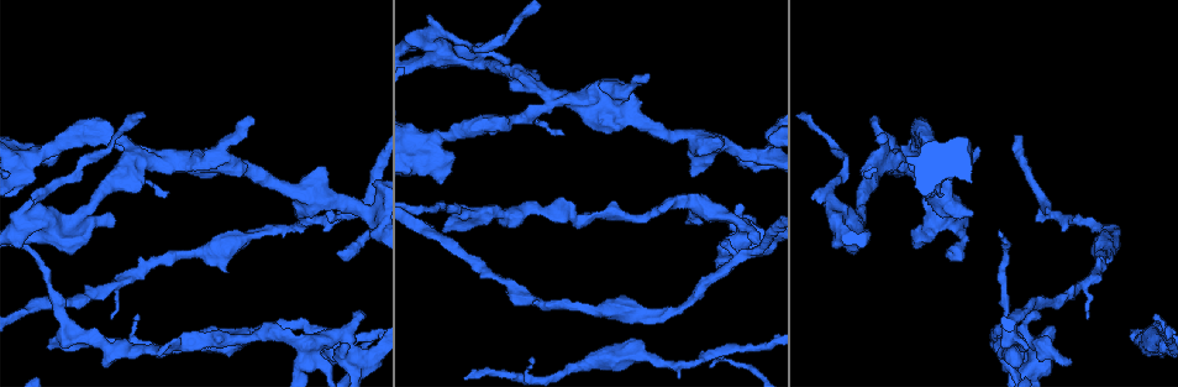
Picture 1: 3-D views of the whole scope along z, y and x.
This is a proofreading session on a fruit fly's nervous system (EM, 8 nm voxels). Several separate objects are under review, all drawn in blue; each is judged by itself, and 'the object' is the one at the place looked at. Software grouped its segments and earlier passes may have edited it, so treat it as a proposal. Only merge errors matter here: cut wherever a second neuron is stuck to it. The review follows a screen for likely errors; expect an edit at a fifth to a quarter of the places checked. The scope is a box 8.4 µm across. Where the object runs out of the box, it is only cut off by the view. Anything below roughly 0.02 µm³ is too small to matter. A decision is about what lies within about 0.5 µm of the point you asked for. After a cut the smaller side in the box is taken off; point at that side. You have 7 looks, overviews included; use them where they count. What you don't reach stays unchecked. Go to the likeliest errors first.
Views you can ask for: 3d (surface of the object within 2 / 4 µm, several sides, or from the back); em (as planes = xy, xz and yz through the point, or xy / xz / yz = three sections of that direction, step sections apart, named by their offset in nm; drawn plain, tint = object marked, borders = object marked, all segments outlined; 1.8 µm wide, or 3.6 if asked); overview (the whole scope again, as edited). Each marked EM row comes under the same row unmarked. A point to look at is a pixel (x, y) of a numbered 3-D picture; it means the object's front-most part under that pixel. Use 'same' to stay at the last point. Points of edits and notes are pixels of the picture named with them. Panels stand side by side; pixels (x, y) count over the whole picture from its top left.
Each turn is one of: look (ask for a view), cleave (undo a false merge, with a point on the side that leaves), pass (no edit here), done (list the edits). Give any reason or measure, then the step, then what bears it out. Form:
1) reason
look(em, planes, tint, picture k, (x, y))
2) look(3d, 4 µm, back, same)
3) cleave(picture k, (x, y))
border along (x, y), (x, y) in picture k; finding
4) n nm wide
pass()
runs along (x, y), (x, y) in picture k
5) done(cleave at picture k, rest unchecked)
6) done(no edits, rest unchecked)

abrupt turn
look(3d, 2 µm, picture 1, (900, 155))

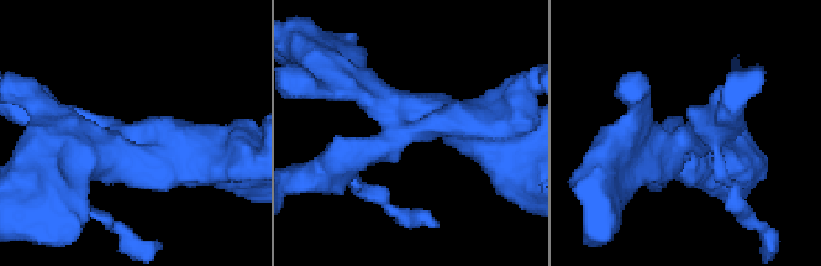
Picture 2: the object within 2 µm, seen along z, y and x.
shape alone is not enough
look(em, 3.6 µm, planes, tint, picture 2, (117, 139))

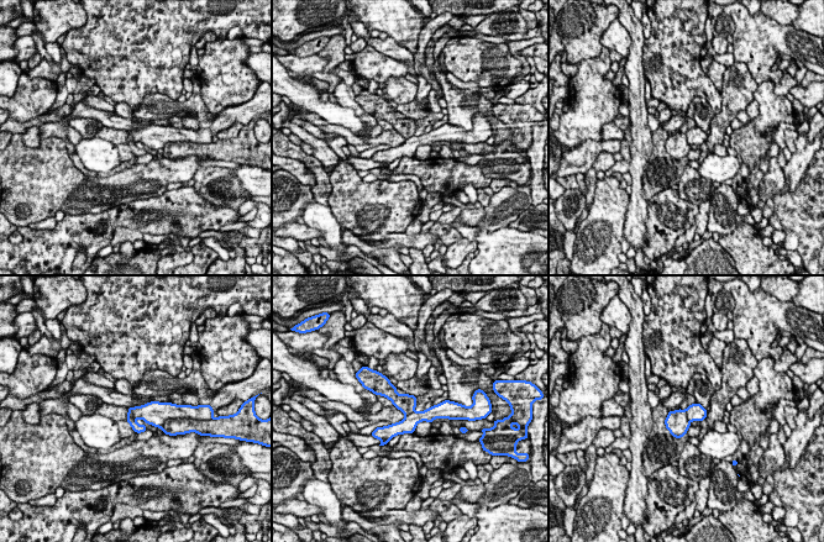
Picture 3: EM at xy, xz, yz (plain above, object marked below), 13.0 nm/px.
cleave(picture 3, (153, 412))
two neurons meet here

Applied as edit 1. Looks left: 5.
redraw
look(overview)

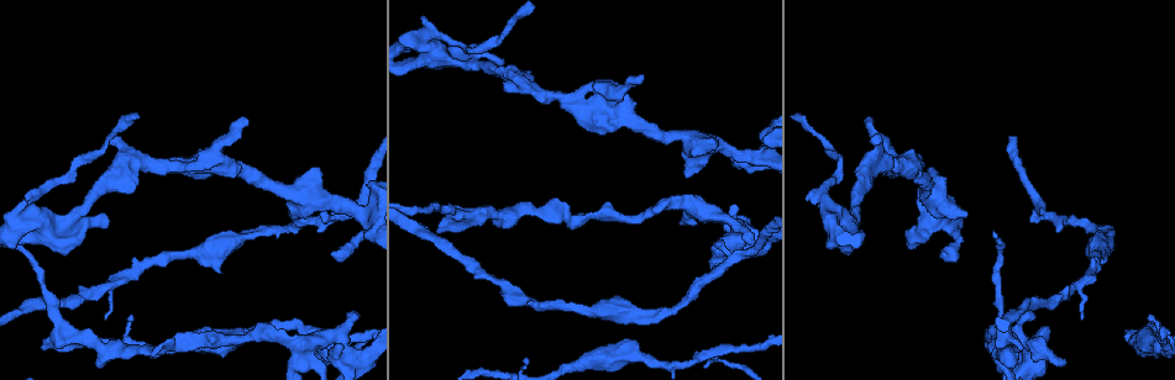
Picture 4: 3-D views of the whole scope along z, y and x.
looks like a crossing
look(3d, 4 µm, picture 4, (346, 351))

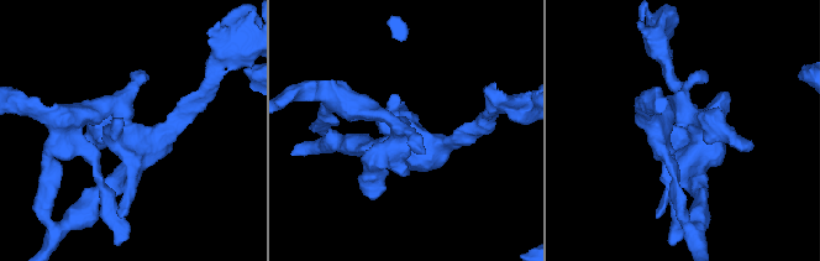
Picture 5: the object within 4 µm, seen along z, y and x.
look(em, 3.6 µm, xz, step 16, tint, picture 5, (126, 129))

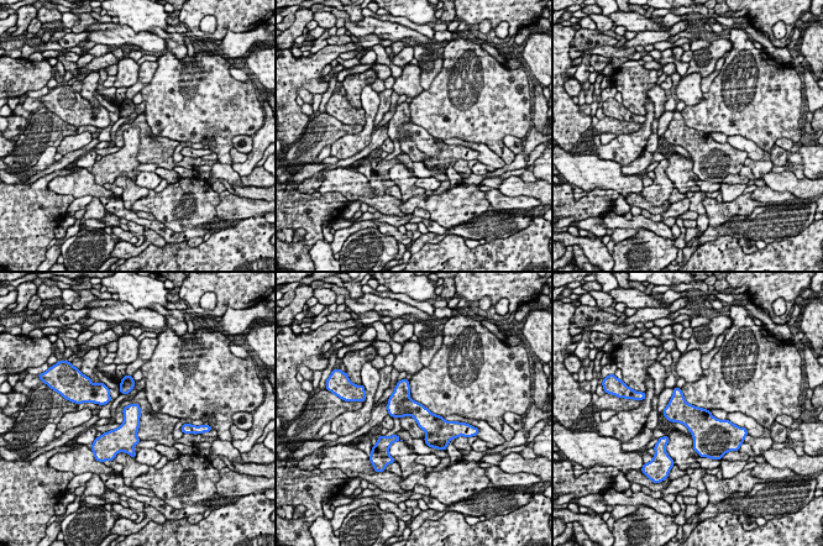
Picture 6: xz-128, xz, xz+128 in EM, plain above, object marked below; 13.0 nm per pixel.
look(em, 3.6 µm, planes, tint, same)

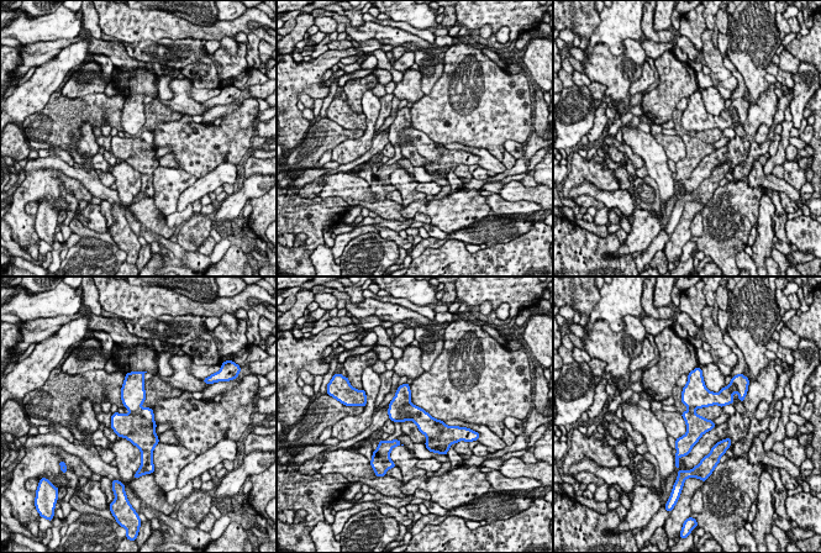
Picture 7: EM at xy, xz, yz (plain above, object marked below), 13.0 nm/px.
pass()
runs along (690, 379), (691, 437), (684, 449) in picture 7; one neuron here

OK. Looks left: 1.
arms part here
look(em, planes, borders, picture 4, (711, 355))

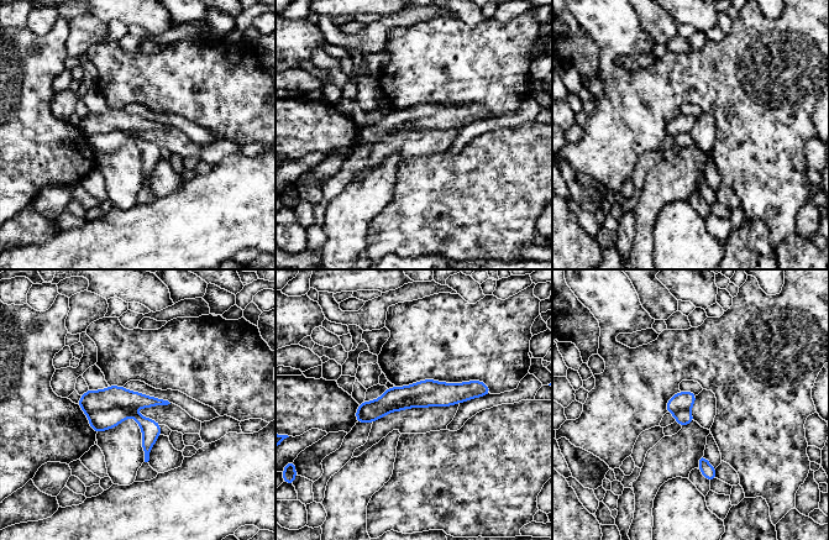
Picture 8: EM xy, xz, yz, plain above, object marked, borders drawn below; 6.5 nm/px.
cleave(picture 8, (99, 420))
border along (129, 407), (113, 407), (87, 414) in picture 8; a second neuron is stuck on

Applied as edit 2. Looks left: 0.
done(cleave at picture 3, cleave at picture 8, rest unchecked)

